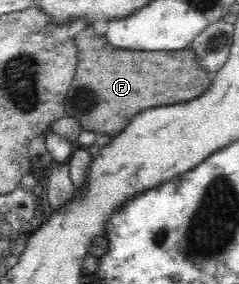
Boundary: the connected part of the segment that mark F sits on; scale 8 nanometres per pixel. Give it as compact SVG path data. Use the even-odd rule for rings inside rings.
M92 25L79 31L74 36L74 42L79 62L65 96L65 113L79 121L81 130L105 133L113 138L123 132L141 110L190 102L212 84L212 76L195 62L196 56L190 48L179 52L119 50L105 40L103 30L95 33ZM187 84L191 88L187 88Z

